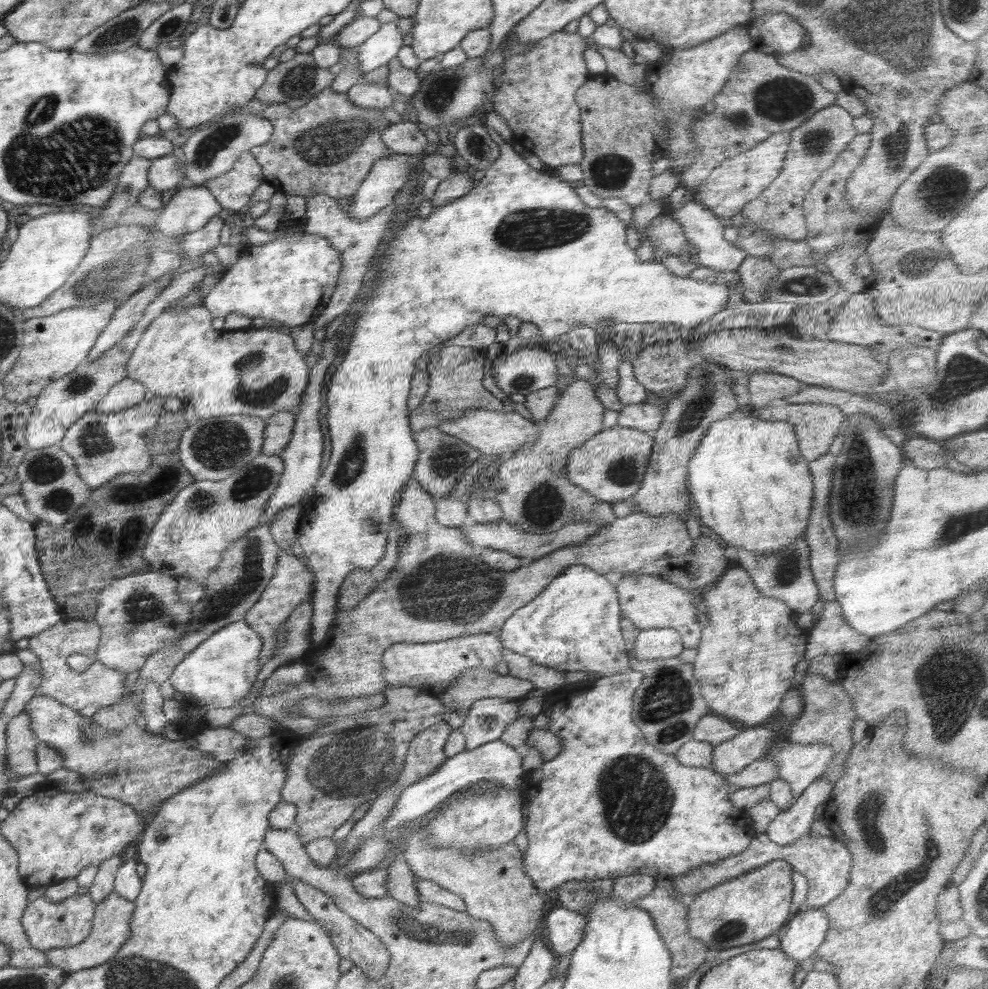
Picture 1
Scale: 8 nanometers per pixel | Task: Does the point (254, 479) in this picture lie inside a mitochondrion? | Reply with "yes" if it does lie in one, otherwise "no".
yes

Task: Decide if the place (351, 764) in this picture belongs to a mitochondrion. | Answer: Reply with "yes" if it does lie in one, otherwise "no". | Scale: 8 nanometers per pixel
yes

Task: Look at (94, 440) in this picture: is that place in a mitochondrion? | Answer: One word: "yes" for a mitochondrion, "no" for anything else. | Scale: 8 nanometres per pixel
yes

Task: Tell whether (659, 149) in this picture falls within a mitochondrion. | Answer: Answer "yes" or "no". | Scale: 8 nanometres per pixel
no

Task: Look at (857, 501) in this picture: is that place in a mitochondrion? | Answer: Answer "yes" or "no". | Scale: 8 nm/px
yes

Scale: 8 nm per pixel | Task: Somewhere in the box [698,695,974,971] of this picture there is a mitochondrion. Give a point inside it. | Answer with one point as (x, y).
(887, 896)

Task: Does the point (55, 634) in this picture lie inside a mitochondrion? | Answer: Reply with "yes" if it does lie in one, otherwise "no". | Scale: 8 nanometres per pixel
no

